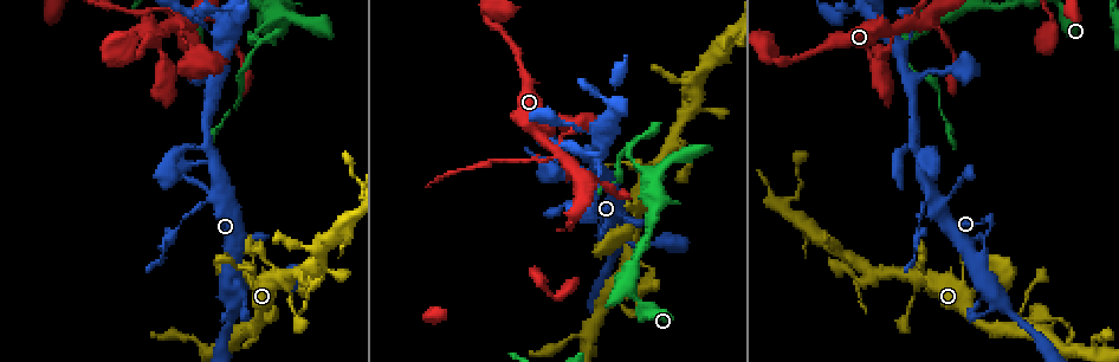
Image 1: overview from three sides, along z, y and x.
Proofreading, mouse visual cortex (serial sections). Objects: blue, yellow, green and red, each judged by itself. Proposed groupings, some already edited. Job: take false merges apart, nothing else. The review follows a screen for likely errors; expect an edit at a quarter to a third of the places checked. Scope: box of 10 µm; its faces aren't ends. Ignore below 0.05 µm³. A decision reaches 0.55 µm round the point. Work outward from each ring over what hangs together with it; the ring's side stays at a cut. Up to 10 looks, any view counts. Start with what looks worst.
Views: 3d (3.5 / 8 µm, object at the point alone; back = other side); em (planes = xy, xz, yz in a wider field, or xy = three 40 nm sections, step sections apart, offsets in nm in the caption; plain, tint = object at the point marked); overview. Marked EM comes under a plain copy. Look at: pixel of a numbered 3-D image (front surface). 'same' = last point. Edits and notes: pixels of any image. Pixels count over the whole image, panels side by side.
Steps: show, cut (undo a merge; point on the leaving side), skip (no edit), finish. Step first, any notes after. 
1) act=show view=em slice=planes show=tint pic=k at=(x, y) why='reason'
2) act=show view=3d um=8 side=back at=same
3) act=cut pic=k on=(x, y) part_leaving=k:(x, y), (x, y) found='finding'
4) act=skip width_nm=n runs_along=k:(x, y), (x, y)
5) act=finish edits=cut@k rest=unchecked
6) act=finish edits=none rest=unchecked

act=show view=3d um=3.5 pic=1 at=(256, 42) why='sharp bend'

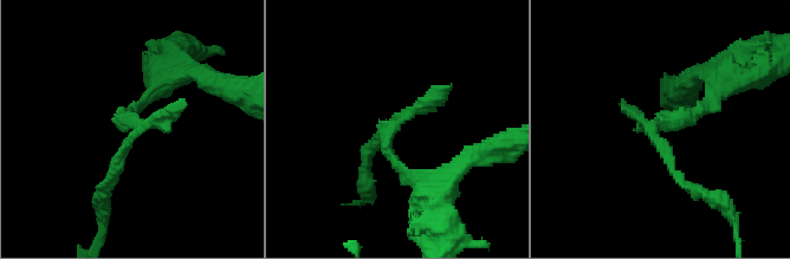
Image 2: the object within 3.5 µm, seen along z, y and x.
act=show view=em slice=xy step=1 show=tint pic=2 at=(651, 131) why='now the EM'

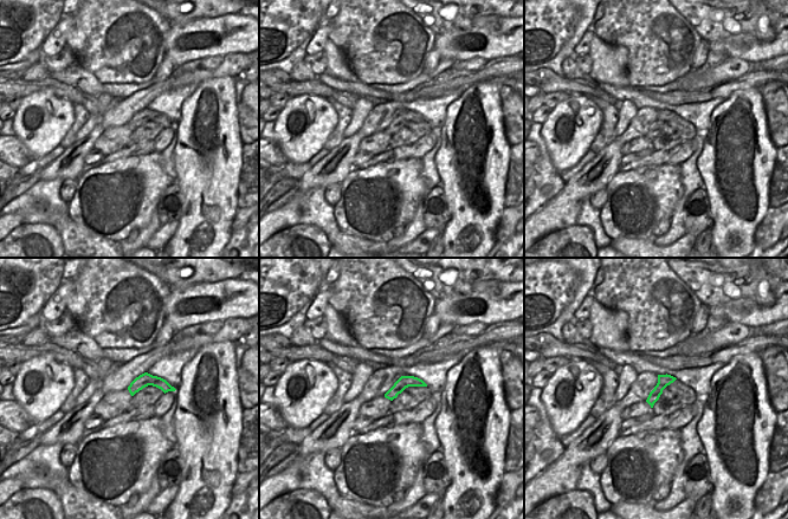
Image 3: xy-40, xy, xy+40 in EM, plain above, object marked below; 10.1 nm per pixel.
act=cut pic=2 on=(166, 112) part_leaving=2:(137, 127), (101, 199) found='a second cell is stuck on'

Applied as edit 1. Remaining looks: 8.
act=show view=overview

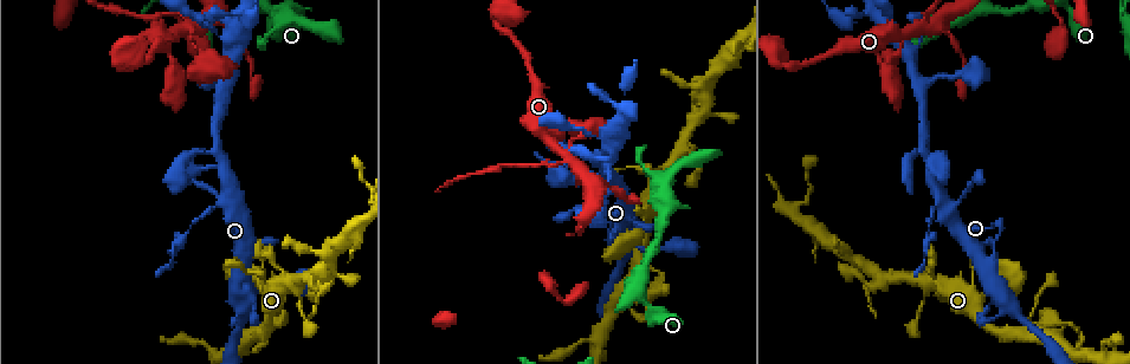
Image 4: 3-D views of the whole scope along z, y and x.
act=show view=3d um=3.5 pic=4 at=(209, 347) why='thin neck'

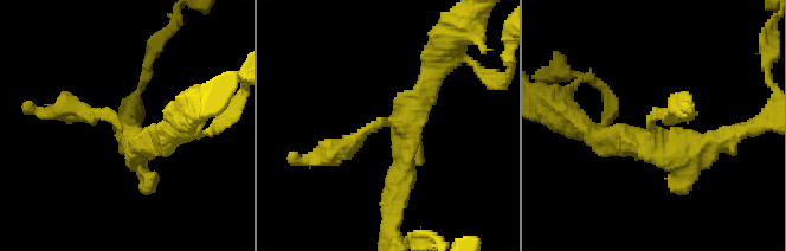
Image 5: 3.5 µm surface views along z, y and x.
act=show view=em slice=xy step=2 show=tint pic=5 at=(386, 120) why='shape alone is not enough'

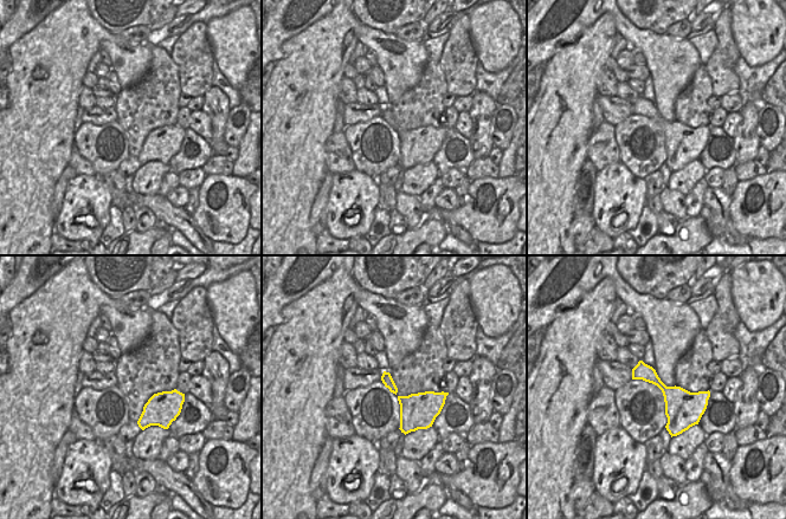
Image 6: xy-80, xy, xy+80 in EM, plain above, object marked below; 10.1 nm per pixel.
act=skip width_nm=220 runs_along=5:(431, 76), (403, 122), (373, 124), (322, 159) found='continuous, no second cell'

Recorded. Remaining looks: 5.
act=show view=3d um=3.5 pic=4 at=(207, 150) why='narrows sharply'

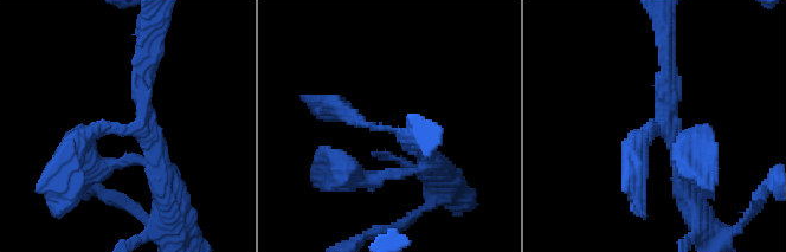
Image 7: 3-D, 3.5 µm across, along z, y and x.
act=show view=em slice=xy step=5 show=tint pic=7 at=(658, 132) arms=3 arm_widths_nm=250,250,250

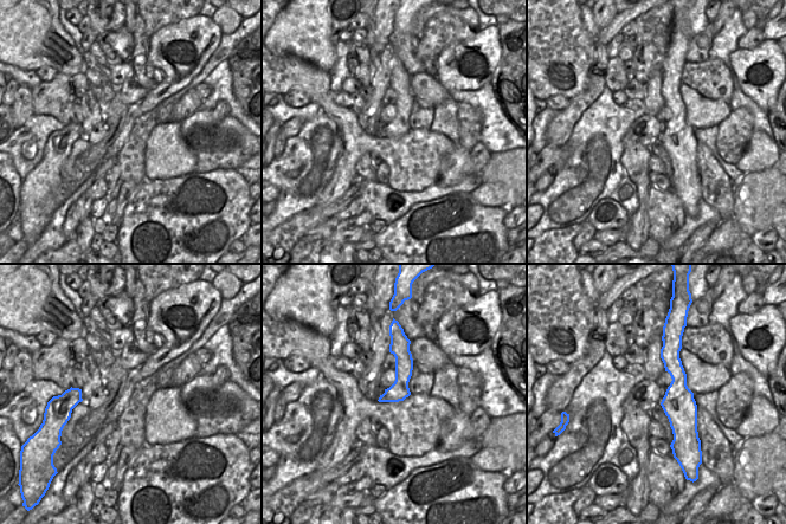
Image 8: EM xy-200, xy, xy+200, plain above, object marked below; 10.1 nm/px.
act=skip runs_along=8:(665, 349), (678, 375), (677, 440) found='one cell here'

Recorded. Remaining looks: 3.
act=show view=3d um=3.5 pic=4 at=(185, 25)

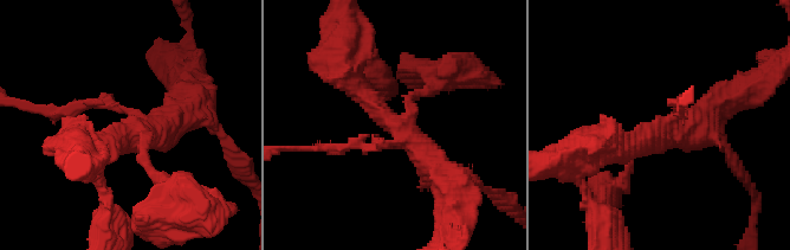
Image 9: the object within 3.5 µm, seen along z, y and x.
act=show view=em slice=xy step=1 show=tint pic=9 at=(400, 130)

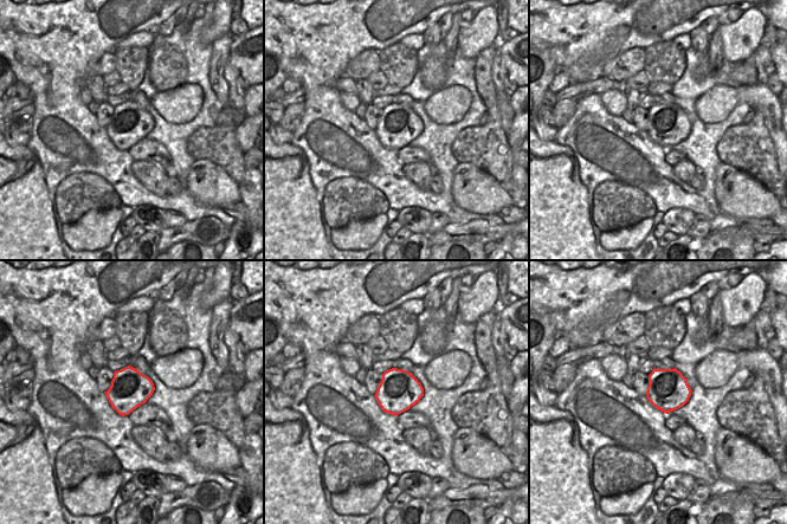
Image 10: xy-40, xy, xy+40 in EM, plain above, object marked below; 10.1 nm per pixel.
act=cut pic=9 on=(83, 106) width_nm=400 part_leaving=9:(124, 111), (110, 101), (30, 111) found='a second cell is stuck on'

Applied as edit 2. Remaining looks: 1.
act=finish edits=cut@2,cut@9 rest=unchecked

